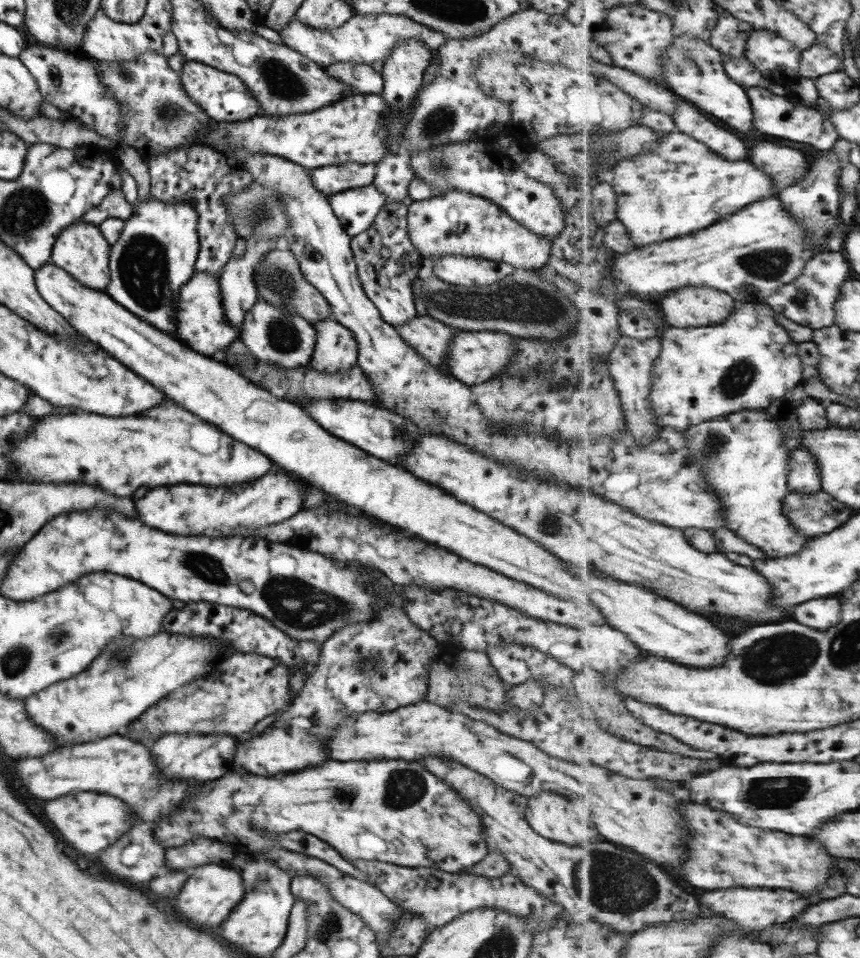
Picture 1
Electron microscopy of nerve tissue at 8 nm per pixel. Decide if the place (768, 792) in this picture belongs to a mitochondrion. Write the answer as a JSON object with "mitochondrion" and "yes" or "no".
{"mitochondrion":"yes"}

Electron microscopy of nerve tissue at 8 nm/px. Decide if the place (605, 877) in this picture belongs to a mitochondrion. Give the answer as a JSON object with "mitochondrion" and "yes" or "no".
{"mitochondrion":"yes"}

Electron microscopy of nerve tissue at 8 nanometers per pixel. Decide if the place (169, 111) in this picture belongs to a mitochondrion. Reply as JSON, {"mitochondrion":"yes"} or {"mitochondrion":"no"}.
{"mitochondrion":"yes"}

